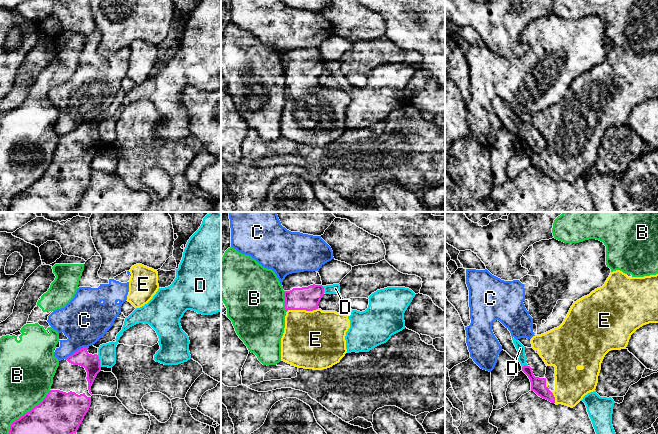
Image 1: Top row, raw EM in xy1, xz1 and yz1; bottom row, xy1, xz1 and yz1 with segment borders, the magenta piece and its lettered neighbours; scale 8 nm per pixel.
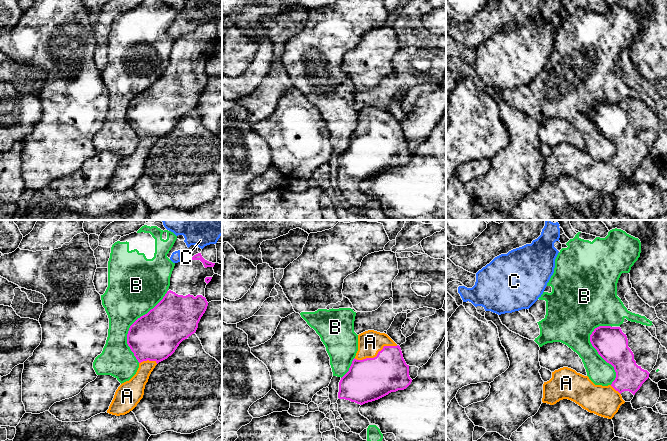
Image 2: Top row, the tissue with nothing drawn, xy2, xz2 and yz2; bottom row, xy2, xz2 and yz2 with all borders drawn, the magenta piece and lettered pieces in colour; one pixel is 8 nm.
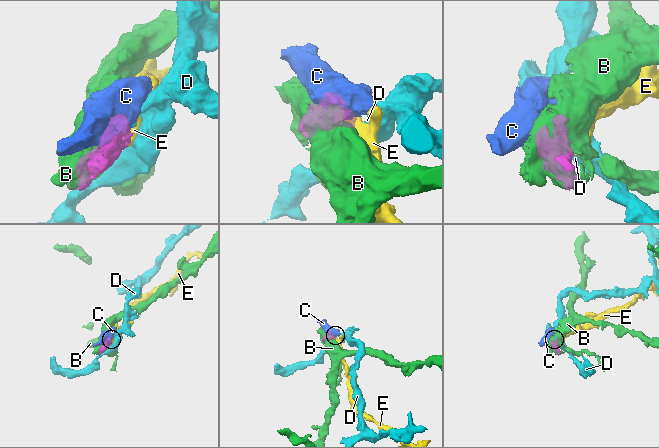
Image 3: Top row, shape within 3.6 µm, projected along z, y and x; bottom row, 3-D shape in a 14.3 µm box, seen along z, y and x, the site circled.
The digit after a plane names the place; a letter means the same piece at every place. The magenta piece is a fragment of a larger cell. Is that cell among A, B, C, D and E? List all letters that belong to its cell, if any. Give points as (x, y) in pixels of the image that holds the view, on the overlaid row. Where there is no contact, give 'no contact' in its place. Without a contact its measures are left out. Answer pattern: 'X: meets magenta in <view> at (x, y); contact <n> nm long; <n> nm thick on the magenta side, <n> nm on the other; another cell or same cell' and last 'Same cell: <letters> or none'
A: meets magenta in xz2 at (377, 355); contact 360 nm long; 340 nm thick on the magenta side, 200 nm on the other; same cell
B: meets magenta in xy2 at (132, 324); contact 650 nm long; 400 nm thick on the magenta side, 400 nm on the other; another cell
C: meets magenta in xy1 at (77, 351); contact 220 nm long; 140 nm thick on the magenta side, 380 nm on the other; another cell
D: meets magenta in xy1 at (99, 361); contact 110 nm long; 140 nm thick on the magenta side, 140 nm on the other; another cell
E: meets magenta in xz1 at (302, 309); contact 260 nm long; 190 nm thick on the magenta side, 440 nm on the other; same cell
Same cell: A, E

